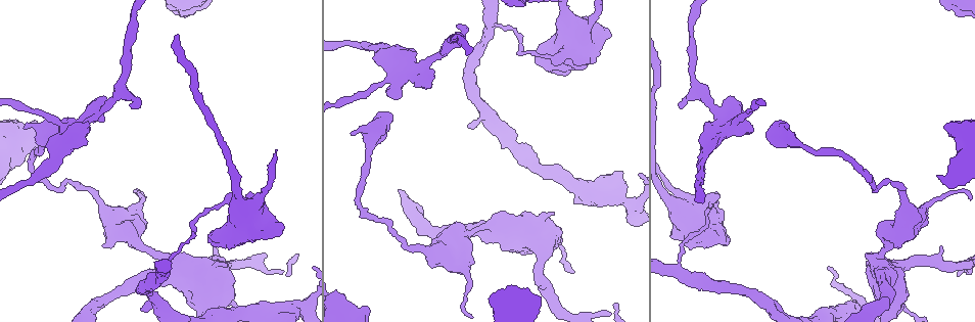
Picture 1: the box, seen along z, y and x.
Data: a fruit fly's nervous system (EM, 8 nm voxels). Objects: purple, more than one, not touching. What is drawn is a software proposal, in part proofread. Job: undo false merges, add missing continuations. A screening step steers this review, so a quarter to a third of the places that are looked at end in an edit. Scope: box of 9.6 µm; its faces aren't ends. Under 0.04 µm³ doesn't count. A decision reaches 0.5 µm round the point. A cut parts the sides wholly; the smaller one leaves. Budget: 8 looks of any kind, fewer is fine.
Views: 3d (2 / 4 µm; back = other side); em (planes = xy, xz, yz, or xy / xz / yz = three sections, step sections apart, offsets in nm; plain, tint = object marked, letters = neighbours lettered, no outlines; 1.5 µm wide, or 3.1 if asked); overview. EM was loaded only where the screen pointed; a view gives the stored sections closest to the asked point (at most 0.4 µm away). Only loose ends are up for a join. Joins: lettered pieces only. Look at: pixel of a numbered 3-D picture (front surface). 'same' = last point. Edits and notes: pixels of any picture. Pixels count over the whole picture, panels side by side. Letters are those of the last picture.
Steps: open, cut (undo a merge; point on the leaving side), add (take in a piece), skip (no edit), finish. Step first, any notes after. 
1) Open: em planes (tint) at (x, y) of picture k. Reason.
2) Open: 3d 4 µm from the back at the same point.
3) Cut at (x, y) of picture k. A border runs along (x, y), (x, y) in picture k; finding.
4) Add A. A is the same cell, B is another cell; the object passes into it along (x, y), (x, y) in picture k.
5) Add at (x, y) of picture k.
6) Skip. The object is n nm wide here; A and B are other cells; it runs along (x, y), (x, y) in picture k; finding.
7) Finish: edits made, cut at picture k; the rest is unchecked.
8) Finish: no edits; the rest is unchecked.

Open: 3d 4 µm from the back at (225, 201) of picture 1. Thick turns thin.

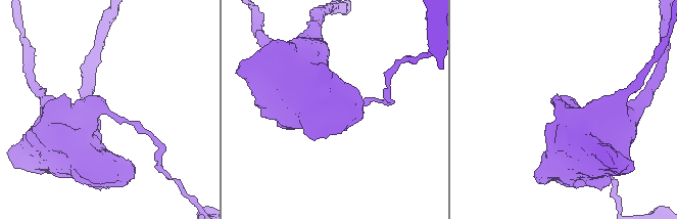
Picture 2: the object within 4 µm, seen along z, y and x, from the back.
Open: em xz step 8 (tint) at (109, 113) of picture 2.

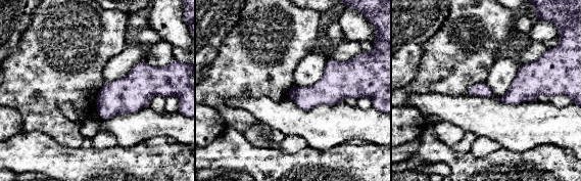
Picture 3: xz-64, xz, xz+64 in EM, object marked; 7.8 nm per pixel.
Open: em planes (letters) at the same point.

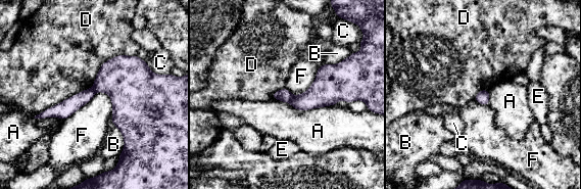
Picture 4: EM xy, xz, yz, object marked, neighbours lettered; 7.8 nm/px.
Cut at (284, 95) of picture 4. The object is 100 nm wide here; A, B, C, D, E and F are other cells; a border runs along (292, 96), (289, 101) in picture 4; a second cell is stuck on.

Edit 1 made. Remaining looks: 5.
Open: 3d 4 µm at (25, 125) of picture 1. Branch stops here.

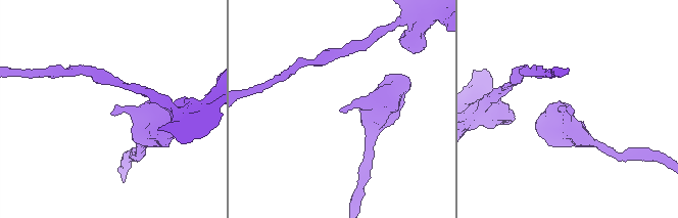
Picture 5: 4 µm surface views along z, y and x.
Open: em planes (letters) at (110, 113) of picture 5. Need the tissue.

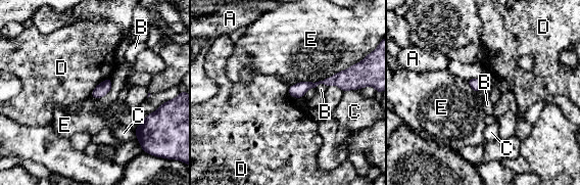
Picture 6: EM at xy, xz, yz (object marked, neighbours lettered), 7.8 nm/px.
Skip. A, B, C, D and E are other cells; no lettered piece goes on from it.

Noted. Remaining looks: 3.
Open: 3d 2 µm at (59, 190) of picture 1. Sharp bend.

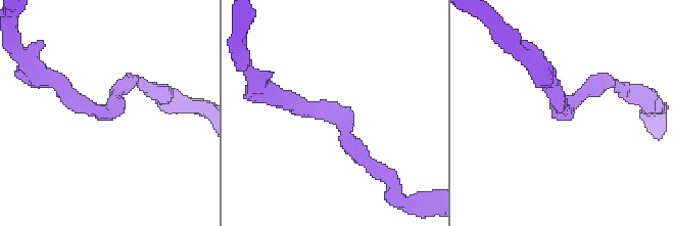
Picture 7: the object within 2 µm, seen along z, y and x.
Open: em planes (plain) at (327, 111) of picture 7.

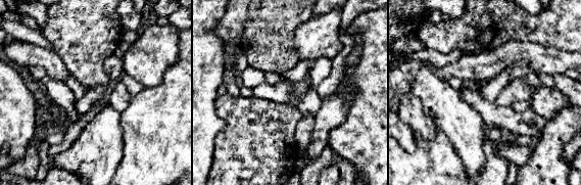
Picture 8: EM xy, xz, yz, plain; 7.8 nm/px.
Open: em planes (letters) at the same point.

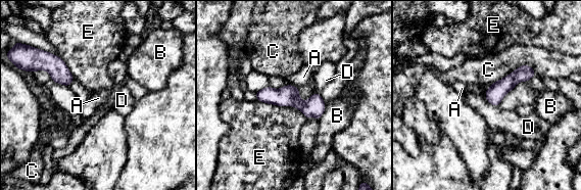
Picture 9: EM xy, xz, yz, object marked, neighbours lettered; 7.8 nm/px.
Skip. A, B, C, D and E are other cells; it runs along (258, 94), (322, 108) in picture 9; one cell here.

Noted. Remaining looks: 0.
Finish: edits made, cut at picture 4; the rest is unchecked.

